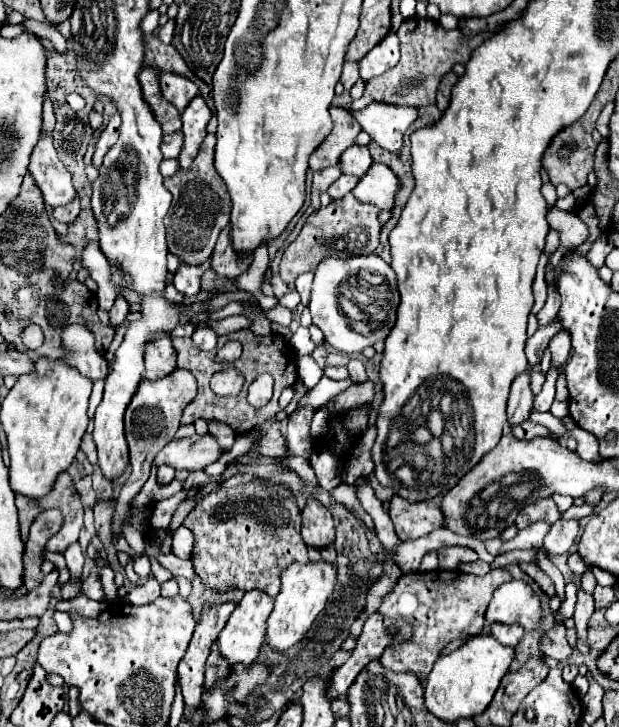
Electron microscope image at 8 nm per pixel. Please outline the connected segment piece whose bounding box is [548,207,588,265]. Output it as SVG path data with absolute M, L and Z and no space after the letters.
M552 207L548 211L548 225L560 235L560 247L550 256L549 263L552 265L558 265L568 249L584 243L588 237L588 227L572 211L560 211L558 207Z

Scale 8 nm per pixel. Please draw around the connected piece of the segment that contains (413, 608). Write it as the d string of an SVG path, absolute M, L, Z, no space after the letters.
M490 569L486 575L466 575L462 571L430 571L430 573L408 573L402 575L396 587L384 597L380 614L390 619L406 619L412 627L408 641L387 646L380 658L383 667L396 672L412 671L426 677L432 671L440 651L454 639L478 635L484 629L484 613L492 599L492 593L512 575L506 569Z

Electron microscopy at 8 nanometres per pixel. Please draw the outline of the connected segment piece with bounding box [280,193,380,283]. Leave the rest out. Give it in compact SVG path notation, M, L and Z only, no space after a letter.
M352 193L342 199L334 199L326 207L320 207L306 219L298 237L286 247L286 253L280 261L280 277L286 283L294 283L298 275L308 271L312 273L324 257L356 257L374 253L380 235L378 213L380 209L376 209L374 205L358 203Z

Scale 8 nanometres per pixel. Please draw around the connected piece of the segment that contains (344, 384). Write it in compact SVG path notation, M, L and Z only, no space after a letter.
M324 375L316 387L308 389L308 391L302 395L302 399L298 401L298 407L306 407L308 403L310 403L310 407L314 407L314 409L318 409L318 407L322 407L322 405L328 405L336 395L340 395L342 391L346 391L352 383L354 383L354 381L350 381L350 377L344 379L344 381L334 381L334 379L330 379L330 377Z

